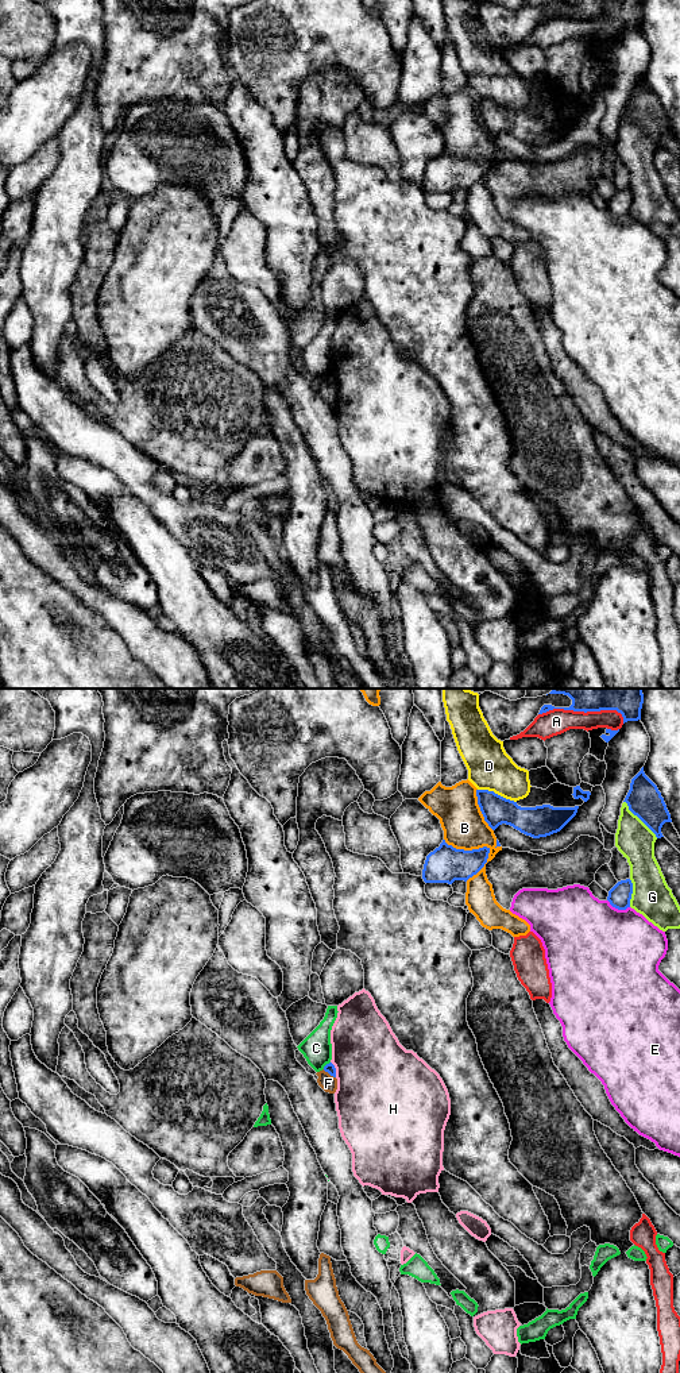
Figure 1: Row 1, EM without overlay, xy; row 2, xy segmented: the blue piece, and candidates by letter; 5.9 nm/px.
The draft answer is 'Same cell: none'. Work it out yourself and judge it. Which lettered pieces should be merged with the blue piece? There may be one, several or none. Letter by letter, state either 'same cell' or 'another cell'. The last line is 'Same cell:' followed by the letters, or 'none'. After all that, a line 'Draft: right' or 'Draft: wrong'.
A: another cell
B: another cell
C: another cell
D: another cell
E: another cell
F: another cell
G: another cell
H: another cell
Same cell: none
Draft: right

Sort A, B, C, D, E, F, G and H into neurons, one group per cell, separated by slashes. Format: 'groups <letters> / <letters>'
groups A / B / C / D H / E / F / G

